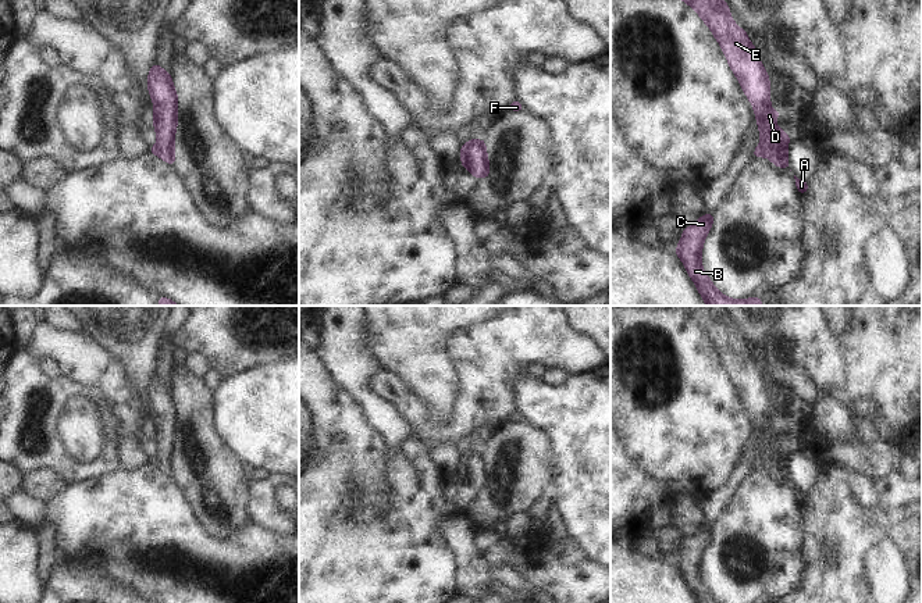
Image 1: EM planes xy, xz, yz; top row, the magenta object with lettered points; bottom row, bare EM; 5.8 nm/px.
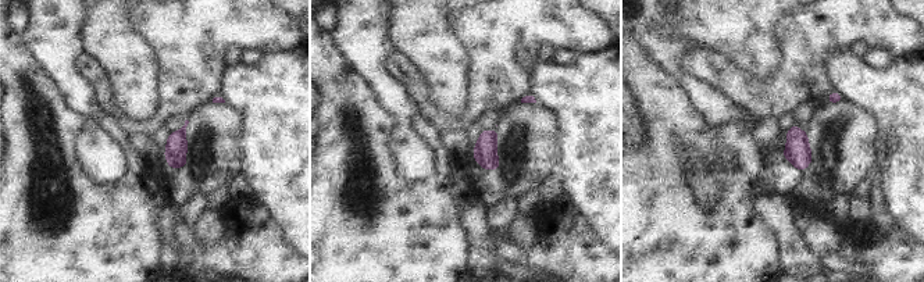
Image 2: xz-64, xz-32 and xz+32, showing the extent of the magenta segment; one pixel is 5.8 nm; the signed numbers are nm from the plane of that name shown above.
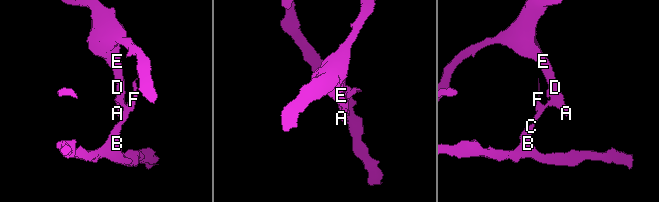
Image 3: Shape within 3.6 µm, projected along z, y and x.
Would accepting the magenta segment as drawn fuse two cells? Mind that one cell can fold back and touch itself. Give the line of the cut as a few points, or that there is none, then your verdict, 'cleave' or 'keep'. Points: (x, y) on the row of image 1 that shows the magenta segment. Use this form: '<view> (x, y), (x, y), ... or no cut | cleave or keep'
yz (758, 146), (765, 147), (769, 157), (786, 157) | cleave

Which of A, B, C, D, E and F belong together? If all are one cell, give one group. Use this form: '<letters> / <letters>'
A B C F / D E

